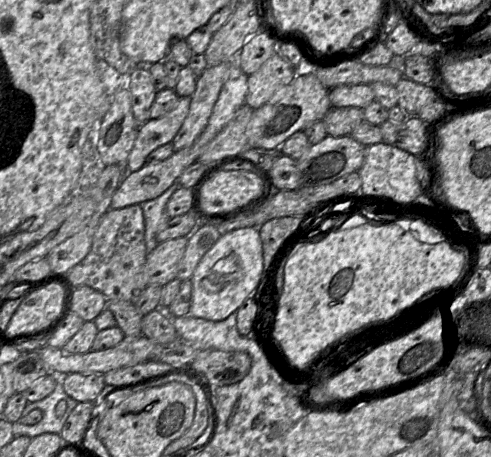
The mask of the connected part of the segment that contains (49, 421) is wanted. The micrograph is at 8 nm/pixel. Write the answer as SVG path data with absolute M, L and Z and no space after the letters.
M59 378L57 386L49 396L37 402L28 402L23 410L23 415L28 415L31 411L39 409L42 411L42 419L34 425L27 425L21 421L14 422L14 437L33 438L43 433L60 434L65 421L78 403L66 394Z

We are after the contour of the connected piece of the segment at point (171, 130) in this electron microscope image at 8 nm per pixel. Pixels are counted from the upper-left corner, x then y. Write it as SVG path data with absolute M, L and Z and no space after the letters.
M181 97L173 110L140 125L128 157L128 172L138 171L147 163L151 152L162 145L172 143L189 112L190 101L190 97Z

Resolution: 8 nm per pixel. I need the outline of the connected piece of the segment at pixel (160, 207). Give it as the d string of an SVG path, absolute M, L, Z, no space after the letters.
M176 181L156 199L149 200L141 204L144 216L147 255L158 245L157 234L166 227L170 219L166 211L166 205L172 194L179 187L180 186Z

